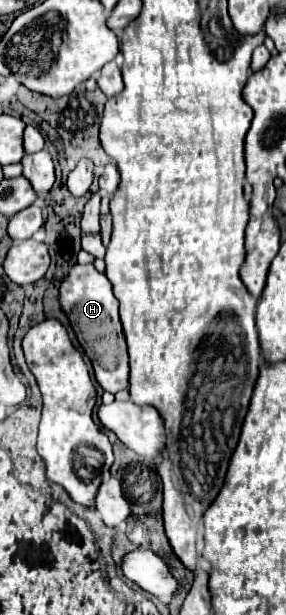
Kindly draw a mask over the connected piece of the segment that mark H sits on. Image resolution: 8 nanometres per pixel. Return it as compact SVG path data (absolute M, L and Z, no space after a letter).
M75 264L59 288L59 300L69 316L71 326L75 328L77 340L83 342L83 350L89 356L99 386L111 394L129 388L129 356L119 322L117 300L111 292L111 282L105 274L99 274L93 264L79 266Z

